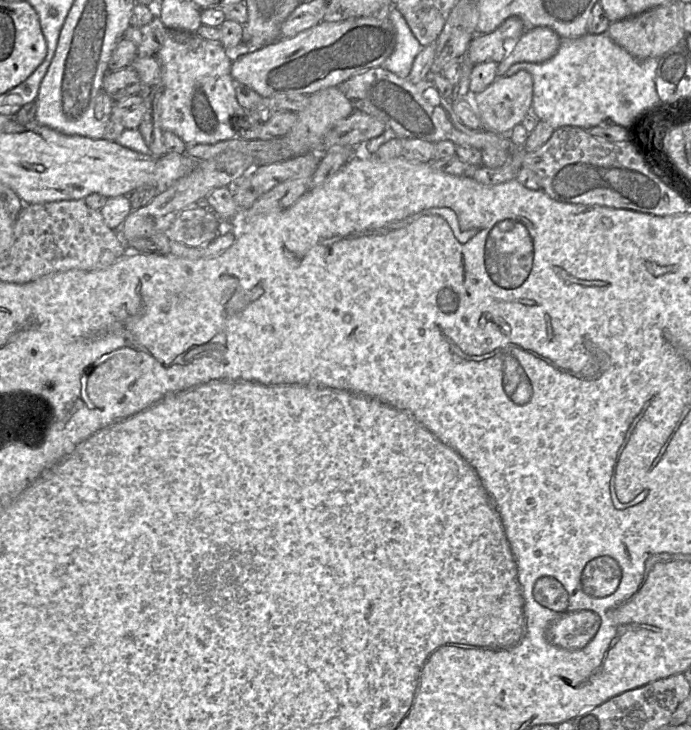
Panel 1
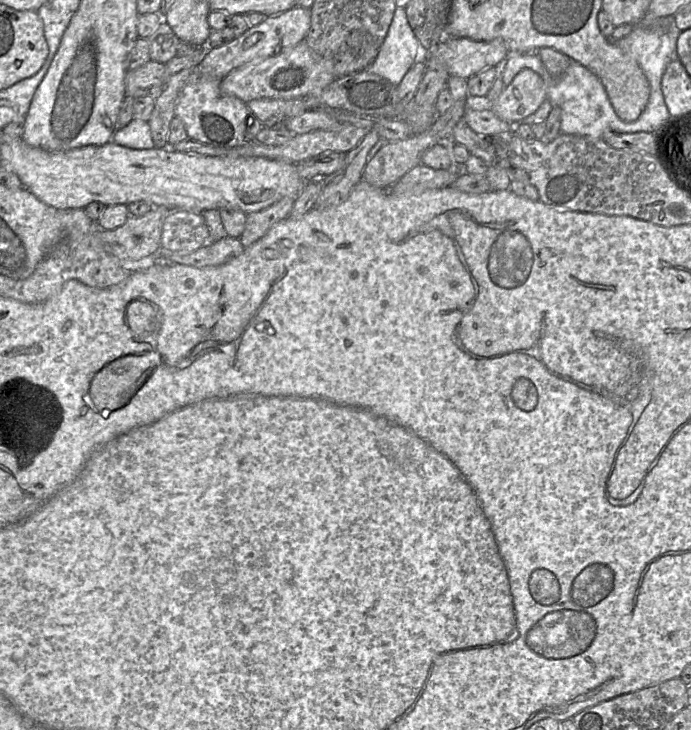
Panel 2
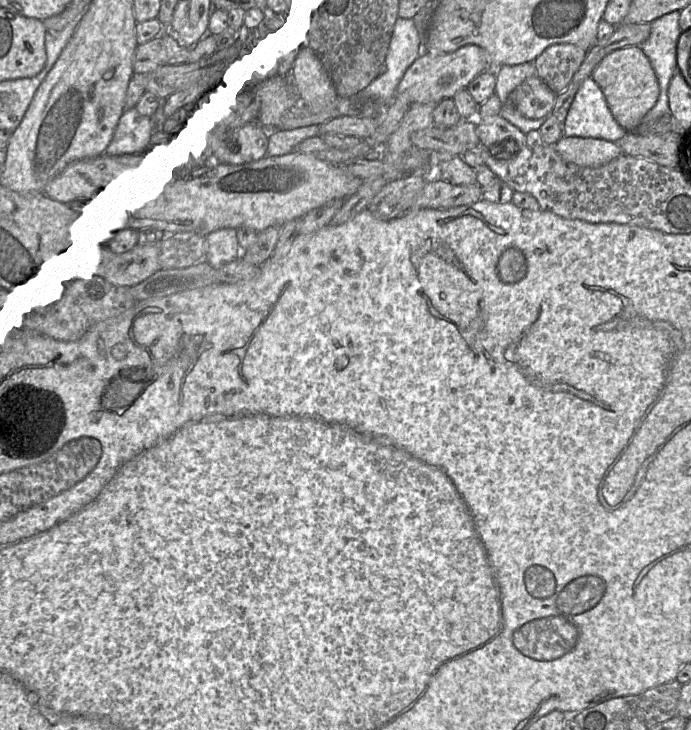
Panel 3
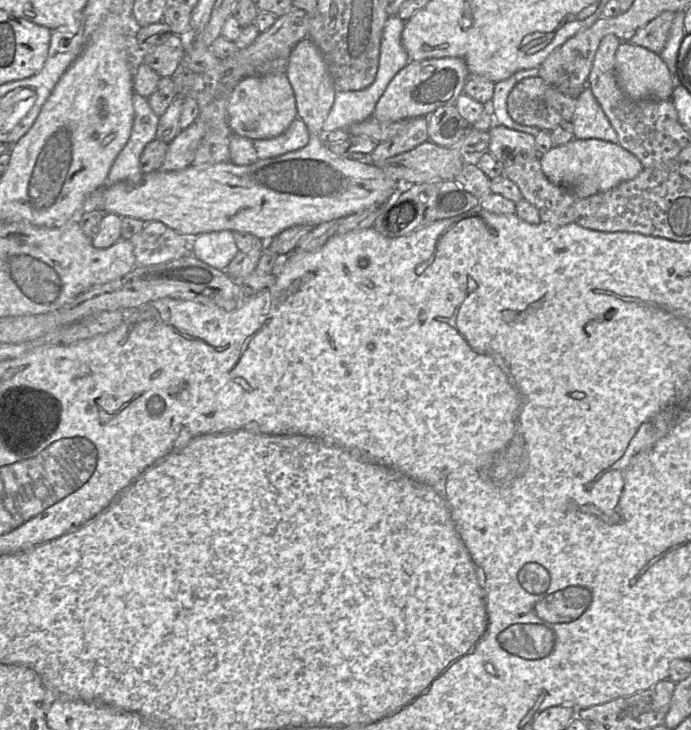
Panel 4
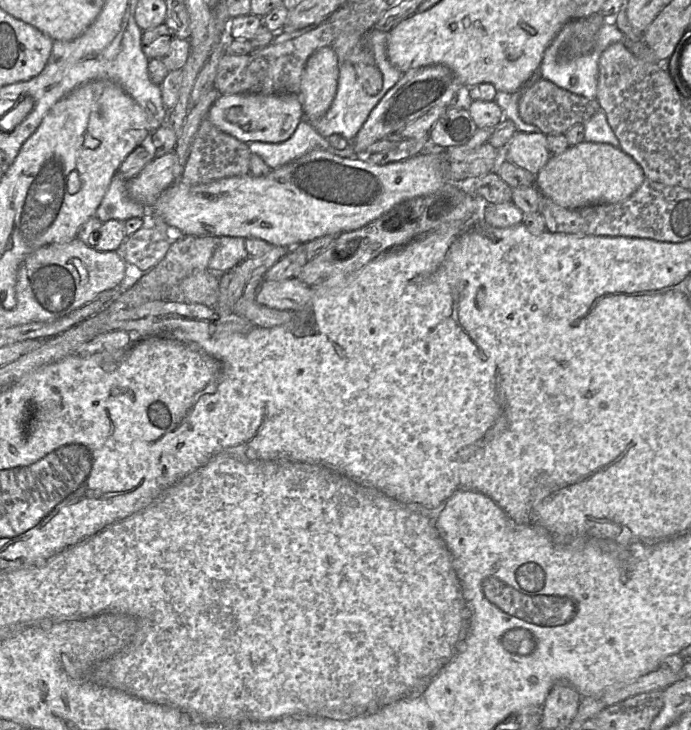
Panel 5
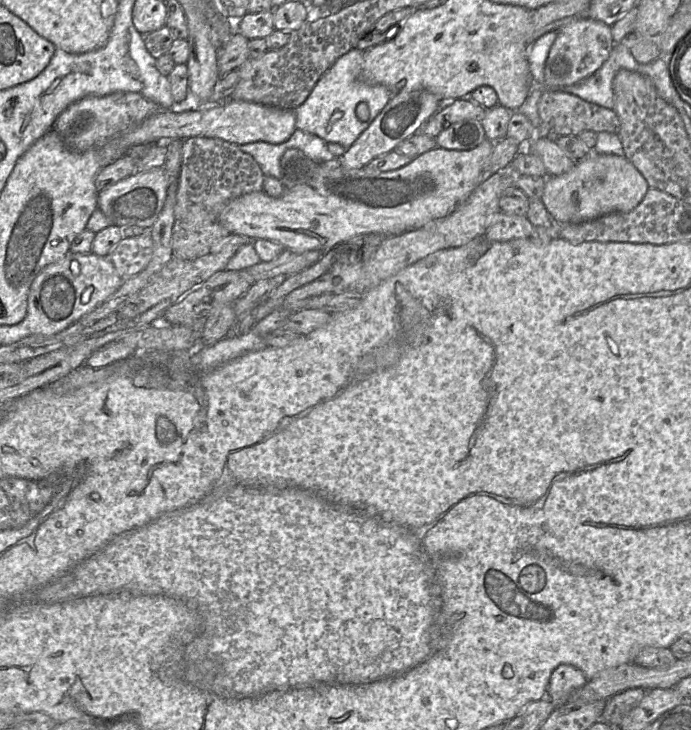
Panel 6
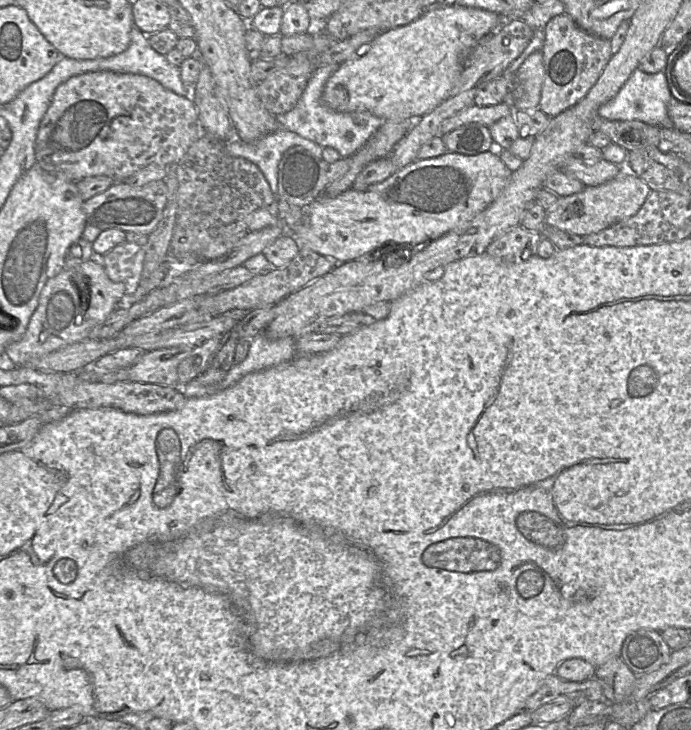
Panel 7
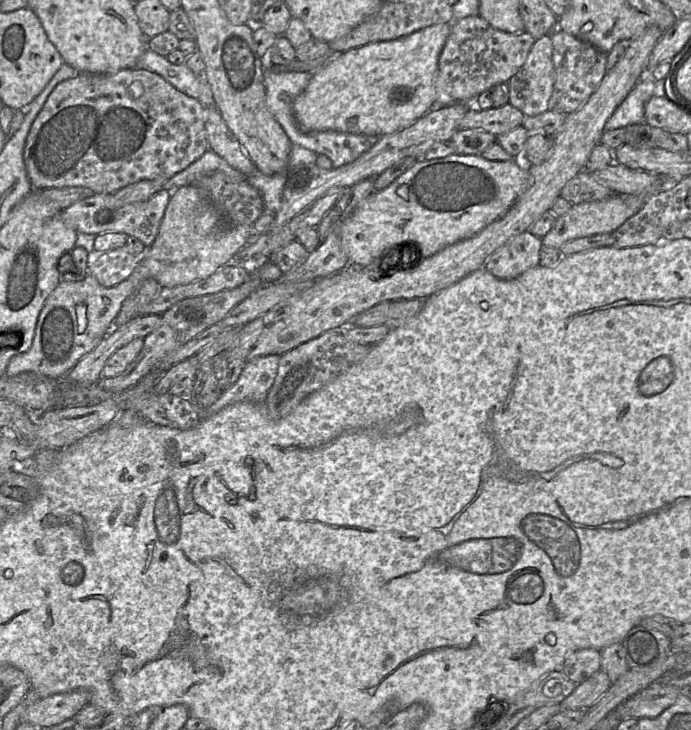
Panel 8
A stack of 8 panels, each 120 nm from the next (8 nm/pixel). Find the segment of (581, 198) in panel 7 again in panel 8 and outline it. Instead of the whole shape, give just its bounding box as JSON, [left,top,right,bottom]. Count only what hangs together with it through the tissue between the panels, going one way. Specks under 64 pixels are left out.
[542,194,647,249]

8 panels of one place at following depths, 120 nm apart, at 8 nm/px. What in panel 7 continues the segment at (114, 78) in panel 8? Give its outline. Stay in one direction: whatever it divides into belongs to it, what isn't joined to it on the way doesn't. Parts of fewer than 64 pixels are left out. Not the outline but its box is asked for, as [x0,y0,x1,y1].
[35,71,203,182]

